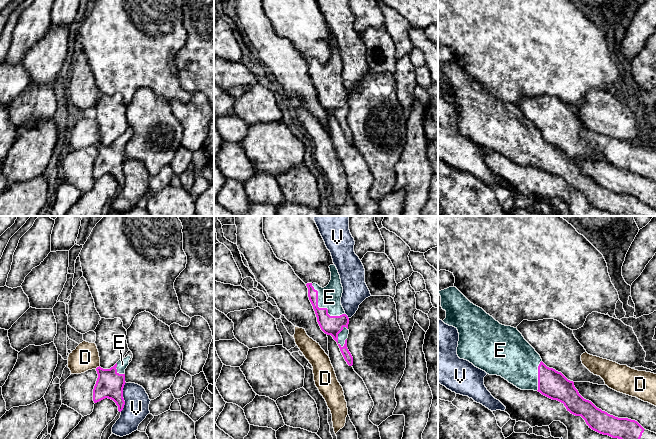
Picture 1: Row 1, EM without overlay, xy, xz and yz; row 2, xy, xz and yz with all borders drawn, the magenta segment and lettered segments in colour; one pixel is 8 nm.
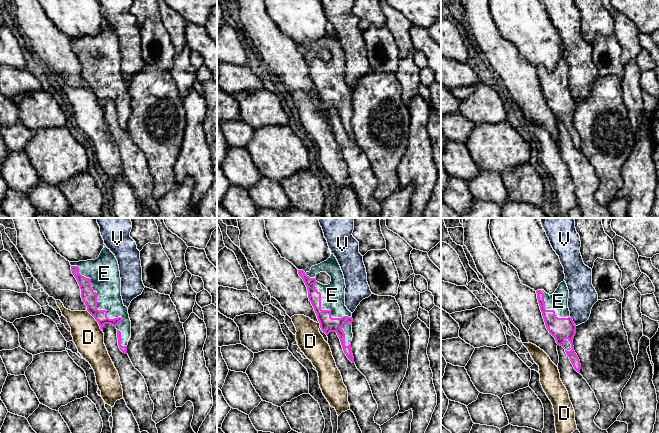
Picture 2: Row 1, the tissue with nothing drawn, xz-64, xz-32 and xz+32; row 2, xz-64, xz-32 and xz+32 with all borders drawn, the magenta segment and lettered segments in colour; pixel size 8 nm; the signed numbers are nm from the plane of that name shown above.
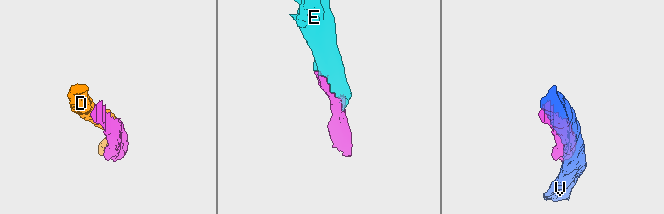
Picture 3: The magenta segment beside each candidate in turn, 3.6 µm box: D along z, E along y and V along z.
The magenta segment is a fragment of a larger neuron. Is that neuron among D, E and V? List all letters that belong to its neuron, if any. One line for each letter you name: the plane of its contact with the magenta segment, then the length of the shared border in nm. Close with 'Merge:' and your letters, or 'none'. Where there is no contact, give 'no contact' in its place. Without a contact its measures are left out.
E: meets magenta in xz; contact 360 nm long
Merge: E

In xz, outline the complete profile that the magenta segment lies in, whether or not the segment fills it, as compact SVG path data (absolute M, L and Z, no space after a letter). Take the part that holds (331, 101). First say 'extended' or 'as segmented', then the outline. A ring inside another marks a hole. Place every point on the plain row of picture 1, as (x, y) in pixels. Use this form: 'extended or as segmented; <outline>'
extended; M330 41L331 56L322 64L316 59L307 59L308 73L315 87L321 106L331 111L349 142L353 133L347 124L349 94L341 81L343 63L335 41Z

